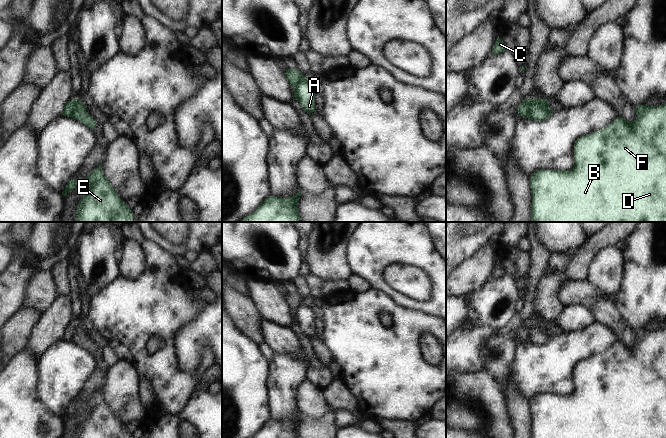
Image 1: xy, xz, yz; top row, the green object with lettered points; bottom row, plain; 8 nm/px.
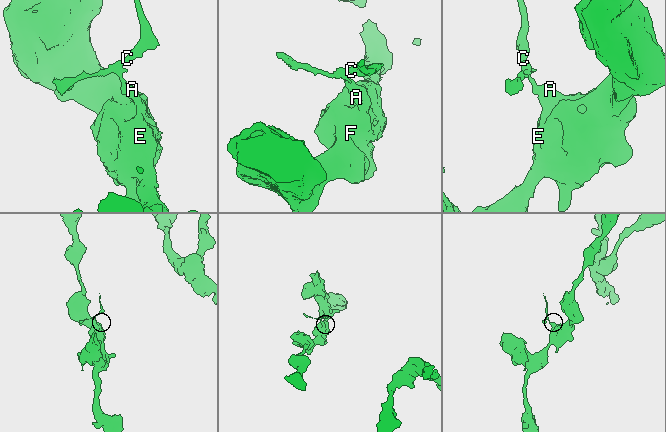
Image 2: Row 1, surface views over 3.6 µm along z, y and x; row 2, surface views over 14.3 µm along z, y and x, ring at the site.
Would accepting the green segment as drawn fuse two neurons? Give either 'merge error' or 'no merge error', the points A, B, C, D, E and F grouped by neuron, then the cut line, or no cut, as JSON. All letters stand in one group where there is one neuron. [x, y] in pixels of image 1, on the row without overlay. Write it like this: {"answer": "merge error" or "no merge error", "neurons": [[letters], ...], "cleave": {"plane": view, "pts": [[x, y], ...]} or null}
{"answer": "merge error", "neurons": [["A", "B", "D", "E", "F"], ["C"]], "cleave": {"plane": "yz", "pts": [[531, 324], [527, 341]]}}

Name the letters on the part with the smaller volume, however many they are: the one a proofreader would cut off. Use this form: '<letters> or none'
C.

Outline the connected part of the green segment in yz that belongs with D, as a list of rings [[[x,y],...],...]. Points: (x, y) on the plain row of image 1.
[[[666,328],[660,330],[639,329],[635,332],[638,342],[632,346],[617,341],[607,351],[582,360],[574,368],[575,388],[570,394],[540,393],[530,404],[532,418],[531,438],[666,438]]]

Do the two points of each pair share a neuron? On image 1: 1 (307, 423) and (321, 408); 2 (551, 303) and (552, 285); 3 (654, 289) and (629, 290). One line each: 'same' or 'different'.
1: different
2: same
3: same

